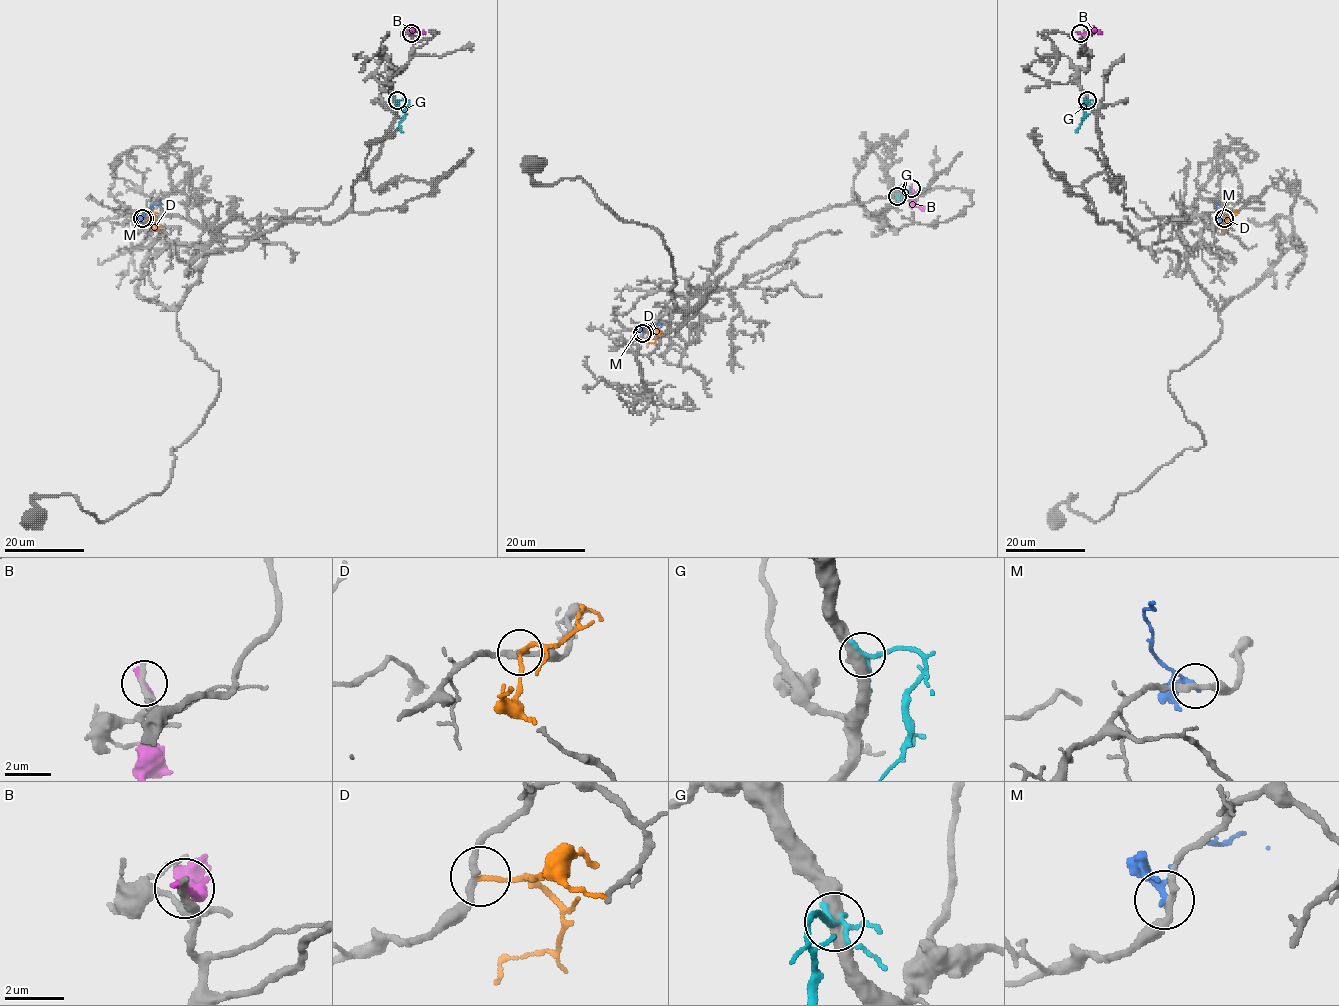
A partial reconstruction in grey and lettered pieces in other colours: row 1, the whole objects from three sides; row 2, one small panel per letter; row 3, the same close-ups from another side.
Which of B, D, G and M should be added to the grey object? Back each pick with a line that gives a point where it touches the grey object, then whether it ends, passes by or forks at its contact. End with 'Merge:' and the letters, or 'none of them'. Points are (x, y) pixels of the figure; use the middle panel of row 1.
Merge: none of them

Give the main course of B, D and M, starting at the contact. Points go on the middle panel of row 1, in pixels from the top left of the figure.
B: (911, 189), (911, 205), (926, 209)
D: (644, 332), (655, 336), (655, 341), (646, 346)
M: (642, 333), (647, 325), (660, 325)

